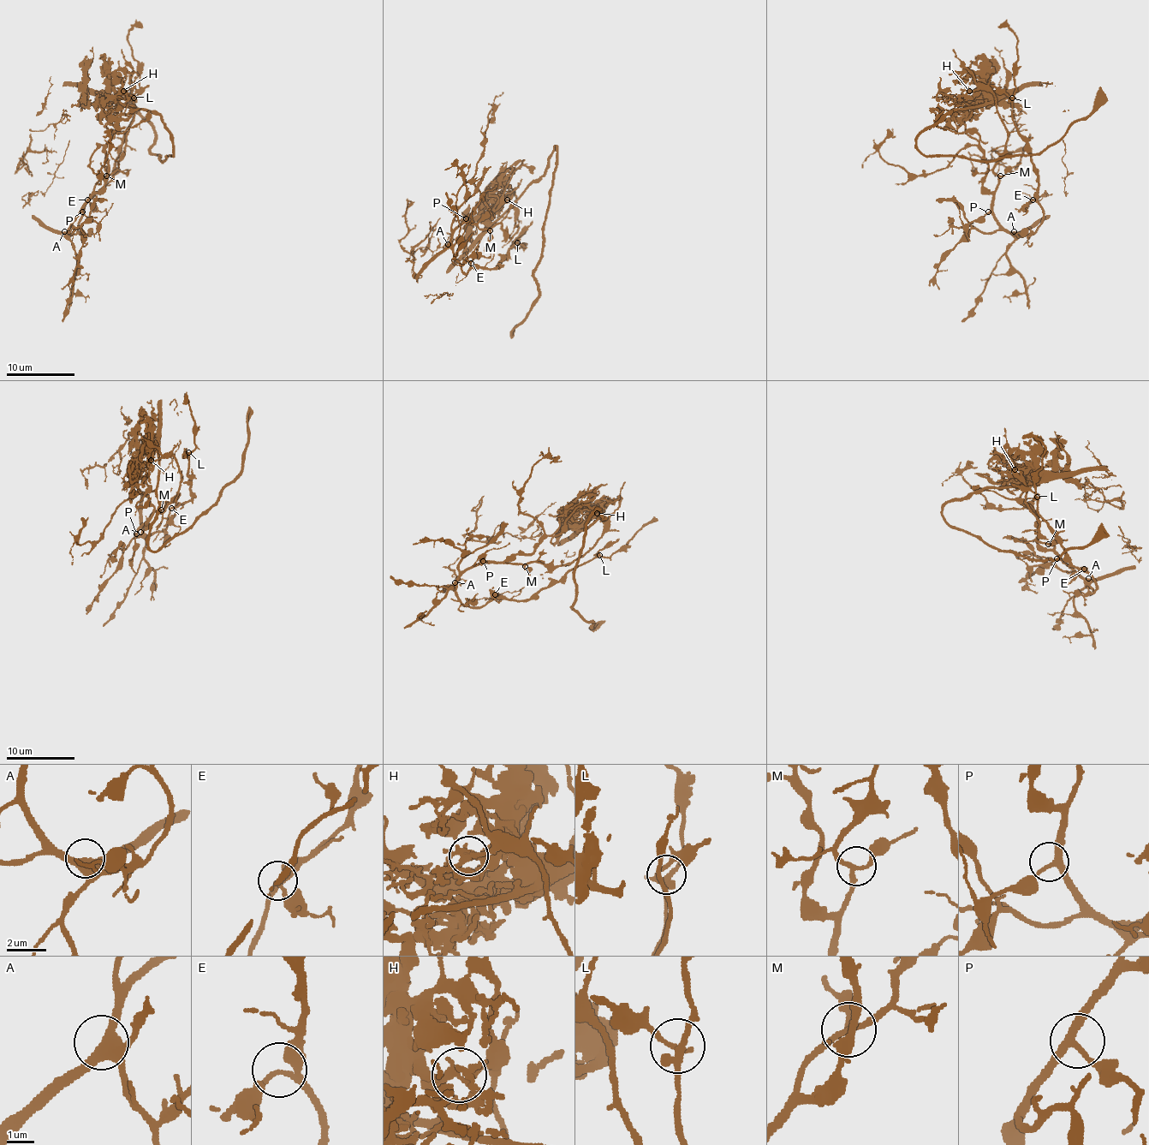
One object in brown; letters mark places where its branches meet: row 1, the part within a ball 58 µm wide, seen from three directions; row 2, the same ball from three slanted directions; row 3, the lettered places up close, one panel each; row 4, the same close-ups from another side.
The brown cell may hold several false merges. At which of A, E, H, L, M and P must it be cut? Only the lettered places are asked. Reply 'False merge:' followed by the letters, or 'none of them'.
False merge: H

